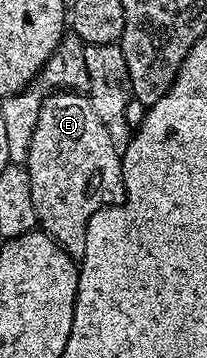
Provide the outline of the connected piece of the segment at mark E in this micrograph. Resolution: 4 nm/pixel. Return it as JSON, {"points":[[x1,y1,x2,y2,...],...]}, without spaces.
{"points":[[52,91,47,94,48,98,44,101,44,106,40,109,40,114,37,115,36,121,32,125,32,138,30,139,30,147,28,148,28,160,26,168,30,175,30,195,34,199,34,211,39,228,43,232,50,234,60,246,69,253,69,255,78,259,86,251,86,227,90,223,90,219,96,214,99,209,110,205,117,204,118,198,122,193,124,184,124,176,120,173,121,154,118,152,118,145,112,142,112,133,109,126,102,119,98,119,98,115,94,115,94,107,90,103,90,99,80,91]]}

